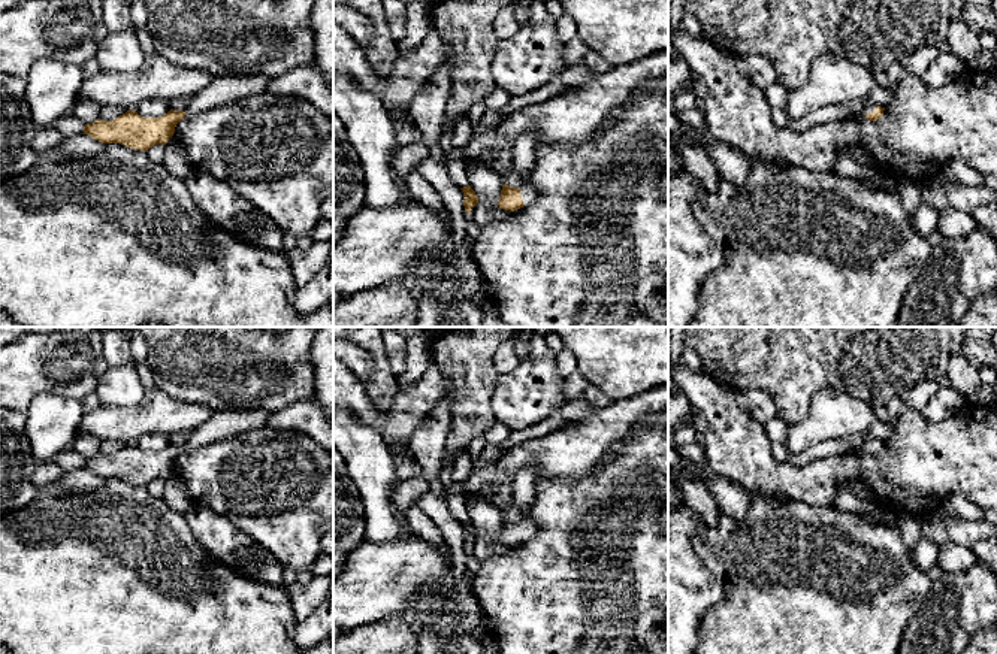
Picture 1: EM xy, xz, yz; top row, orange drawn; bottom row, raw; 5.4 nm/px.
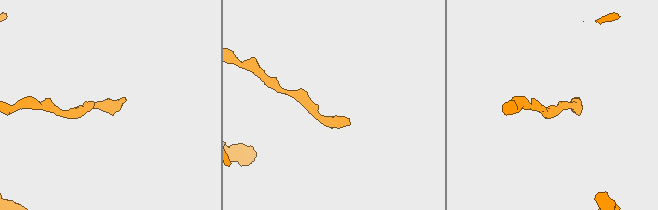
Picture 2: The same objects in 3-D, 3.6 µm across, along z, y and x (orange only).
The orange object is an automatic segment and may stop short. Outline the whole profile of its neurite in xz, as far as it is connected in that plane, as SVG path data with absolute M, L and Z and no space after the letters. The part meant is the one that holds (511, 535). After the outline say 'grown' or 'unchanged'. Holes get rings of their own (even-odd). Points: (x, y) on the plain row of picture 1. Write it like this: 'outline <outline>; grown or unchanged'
outline M504 518L501 533L498 535L498 541L501 544L514 546L526 539L534 538L537 532L538 526L528 518L523 518L520 523L513 523Z; grown

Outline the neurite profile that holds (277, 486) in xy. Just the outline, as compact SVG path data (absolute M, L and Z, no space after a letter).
M254 429L181 454L173 470L194 505L229 518L233 526L266 548L284 567L311 570L321 554L321 539L333 532L333 454L297 430Z

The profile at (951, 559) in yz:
M939 515L921 518L924 536L937 544L939 552L936 566L945 573L967 572L978 560L972 548L958 545L948 533L943 520Z

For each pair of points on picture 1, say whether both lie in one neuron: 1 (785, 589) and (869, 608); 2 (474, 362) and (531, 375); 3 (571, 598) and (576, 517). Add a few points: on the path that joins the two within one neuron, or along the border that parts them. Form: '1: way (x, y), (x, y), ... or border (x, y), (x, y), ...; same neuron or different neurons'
1: way (806, 589), (816, 596), (848, 596); same neuron
2: border (499, 374), (495, 382), (492, 408); different neurons
3: way (571, 578), (570, 536); same neuron

